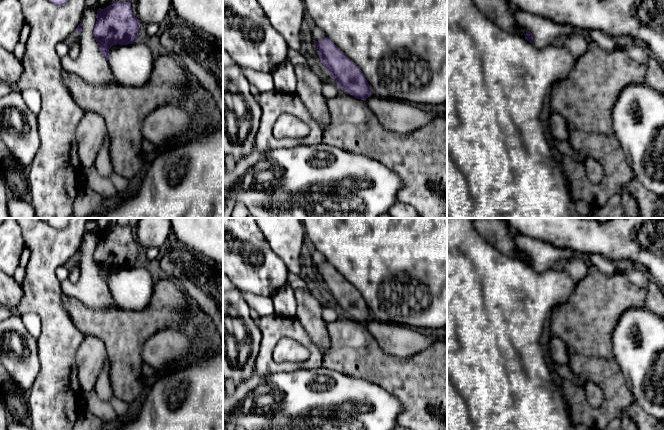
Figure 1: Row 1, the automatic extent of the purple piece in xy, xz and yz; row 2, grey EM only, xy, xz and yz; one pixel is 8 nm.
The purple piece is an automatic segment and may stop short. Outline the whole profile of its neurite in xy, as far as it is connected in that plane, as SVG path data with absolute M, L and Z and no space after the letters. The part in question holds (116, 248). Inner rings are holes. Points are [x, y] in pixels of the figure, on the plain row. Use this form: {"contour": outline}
{"contour": "M116 224L106 232L98 233L93 261L109 286L109 273L113 269L128 269L136 266L139 248L129 225Z"}

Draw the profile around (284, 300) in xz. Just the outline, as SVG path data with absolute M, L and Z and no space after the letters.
M288 284L279 288L271 298L275 313L285 317L295 317L297 311L295 292Z

